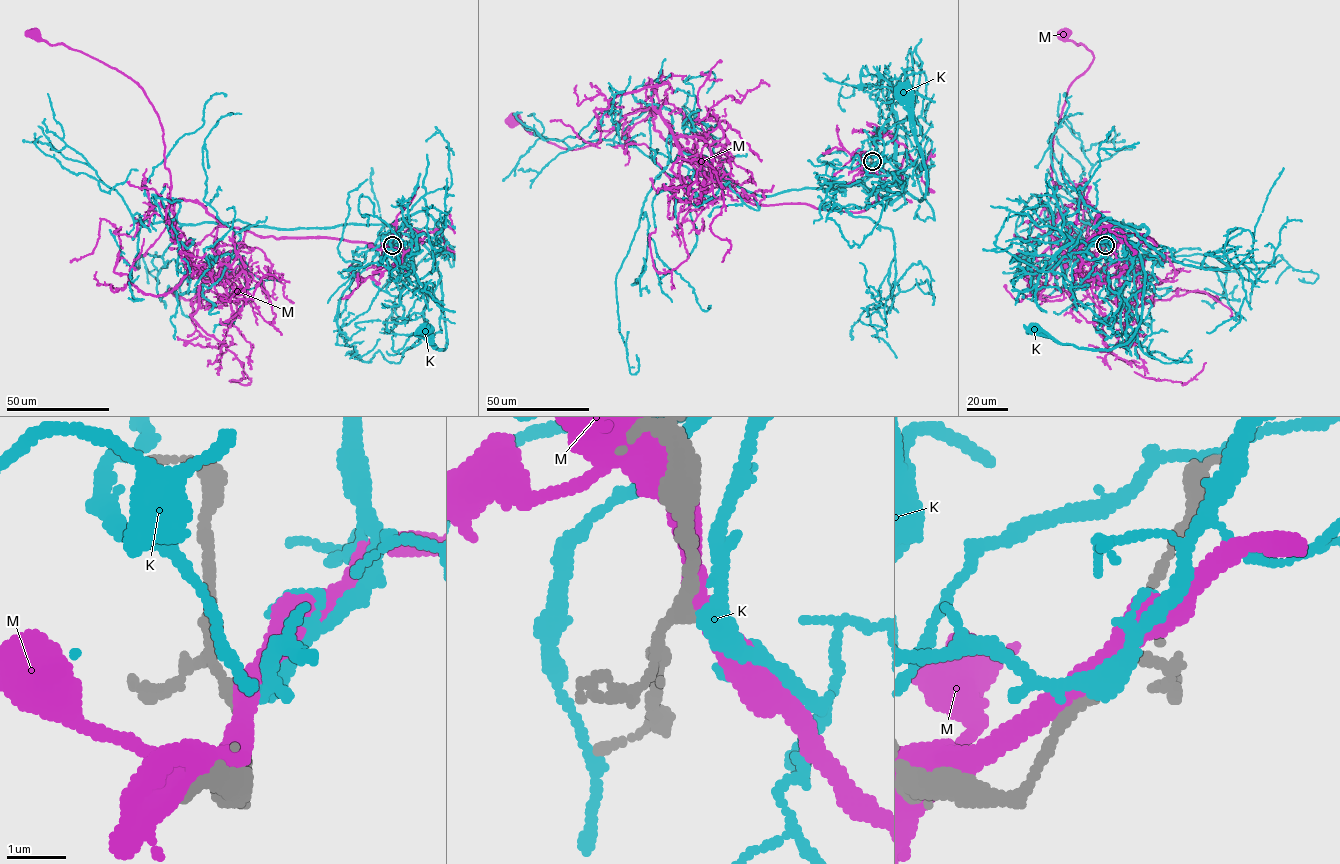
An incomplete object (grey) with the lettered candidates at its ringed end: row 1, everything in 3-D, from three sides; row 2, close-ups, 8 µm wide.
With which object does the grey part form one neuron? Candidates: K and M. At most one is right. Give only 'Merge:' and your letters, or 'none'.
Merge: K

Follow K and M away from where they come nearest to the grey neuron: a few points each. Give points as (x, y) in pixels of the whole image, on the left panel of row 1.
K: (392, 246), (397, 232), (413, 236), (428, 250), (435, 262), (442, 298), (445, 348), (435, 348), (425, 330)
M: (391, 246), (400, 235), (375, 245), (260, 237), (194, 201), (179, 199), (175, 215), (145, 92), (34, 35)

